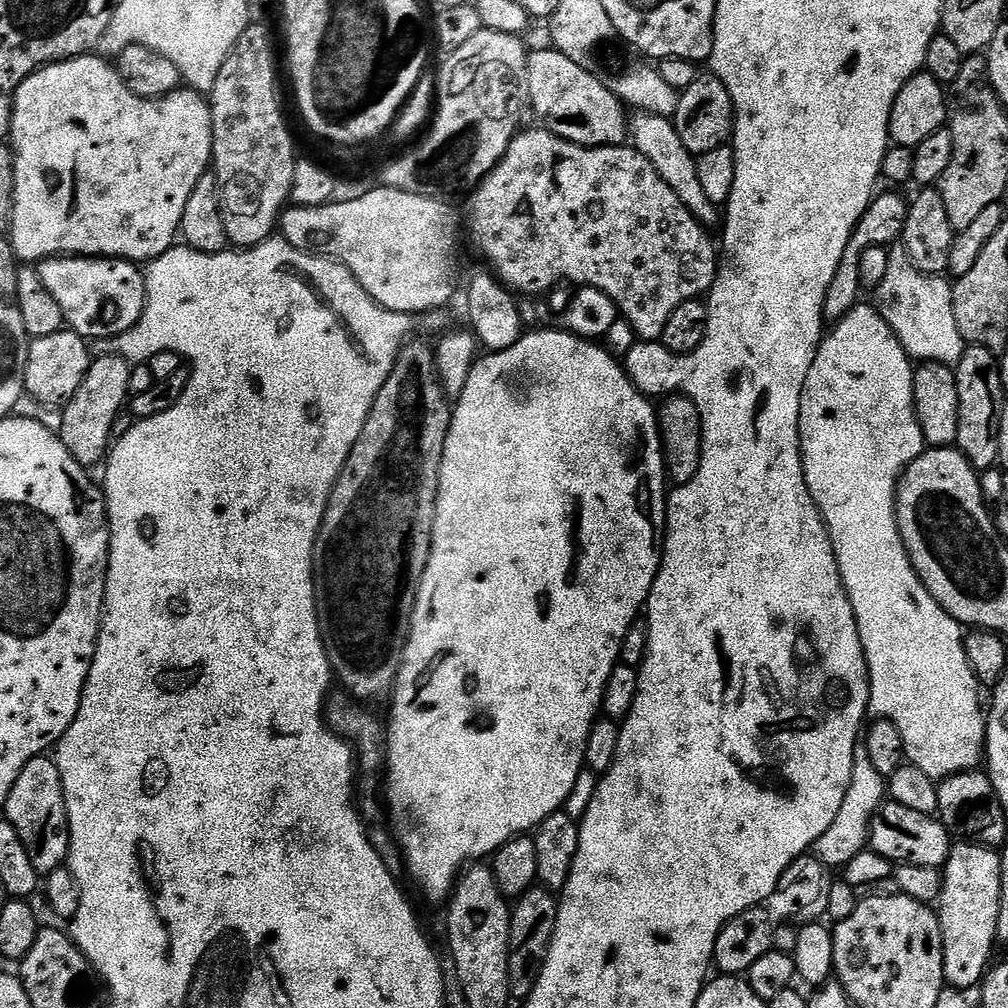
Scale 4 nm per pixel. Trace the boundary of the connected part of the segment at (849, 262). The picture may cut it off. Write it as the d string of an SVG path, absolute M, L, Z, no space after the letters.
M881 191L873 195L868 208L862 214L862 218L854 226L850 234L850 242L846 242L846 250L842 254L842 262L838 262L838 270L834 270L834 278L830 282L830 290L826 290L824 299L824 318L828 322L837 322L843 319L853 307L861 303L862 289L860 286L860 267L862 266L862 254L871 248L888 248L895 245L904 235L906 226L906 214L909 201L899 196L899 191Z

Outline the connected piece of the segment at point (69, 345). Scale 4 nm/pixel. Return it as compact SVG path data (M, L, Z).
M61 330L54 334L46 334L46 338L29 339L26 370L24 371L24 391L38 403L49 408L59 409L67 404L70 398L82 386L82 378L86 378L88 367L93 357L88 356L89 341L71 330Z

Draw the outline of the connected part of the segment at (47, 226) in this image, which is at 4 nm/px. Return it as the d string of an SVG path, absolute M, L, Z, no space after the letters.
M96 54L76 56L73 60L61 60L59 64L45 64L17 86L12 96L10 147L16 158L10 243L17 261L39 262L50 256L110 256L117 260L151 262L177 243L182 210L186 210L186 201L212 164L212 106L201 93L187 86L155 98L135 96L107 59Z

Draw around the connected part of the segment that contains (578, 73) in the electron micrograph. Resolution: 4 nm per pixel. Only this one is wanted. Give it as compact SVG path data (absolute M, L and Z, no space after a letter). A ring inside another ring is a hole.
M545 46L528 54L528 104L536 111L541 125L553 132L558 138L566 142L574 142L578 146L587 148L607 148L620 146L630 136L630 116L626 111L624 101L619 100L608 88L607 83L595 76L592 68L578 66L578 62L570 62L566 54L556 51L551 46Z

